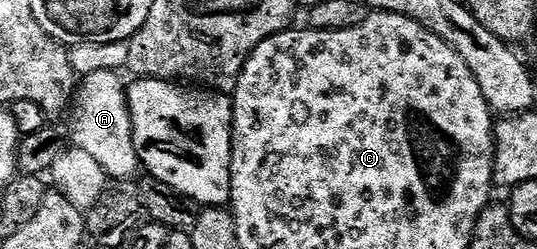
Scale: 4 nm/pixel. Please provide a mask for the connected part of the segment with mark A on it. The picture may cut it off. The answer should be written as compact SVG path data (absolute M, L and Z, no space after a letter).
M117 70L92 72L91 74L85 75L85 77L79 81L78 89L74 91L74 101L68 111L68 119L70 118L69 141L73 143L77 149L88 152L88 156L92 156L93 159L96 160L96 164L100 164L100 168L104 168L107 179L110 180L130 180L133 179L130 177L136 172L139 173L140 170L136 144L132 136L130 109L126 103L128 86L125 81L122 83L122 76Z

